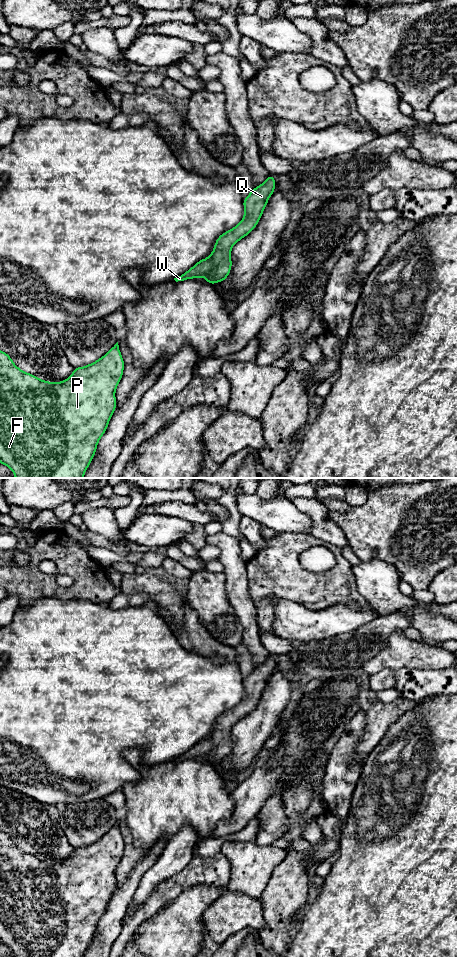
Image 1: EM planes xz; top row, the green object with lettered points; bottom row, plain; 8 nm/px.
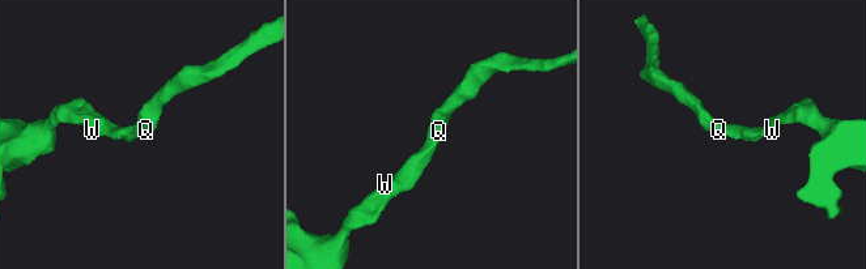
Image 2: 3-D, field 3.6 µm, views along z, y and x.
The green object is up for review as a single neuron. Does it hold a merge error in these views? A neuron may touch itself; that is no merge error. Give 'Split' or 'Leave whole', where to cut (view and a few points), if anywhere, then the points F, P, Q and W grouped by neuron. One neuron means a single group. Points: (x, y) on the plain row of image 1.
Leave whole. No split. Groups: F P Q W

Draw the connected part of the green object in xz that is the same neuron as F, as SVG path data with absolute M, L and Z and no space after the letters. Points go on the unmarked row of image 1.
M118 822L96 842L75 848L69 858L56 863L41 860L33 854L22 851L14 844L8 834L0 830L0 943L9 947L15 954L15 958L83 958L93 940L97 924L105 913L110 898L116 889L115 871L123 856L123 850L124 840Z

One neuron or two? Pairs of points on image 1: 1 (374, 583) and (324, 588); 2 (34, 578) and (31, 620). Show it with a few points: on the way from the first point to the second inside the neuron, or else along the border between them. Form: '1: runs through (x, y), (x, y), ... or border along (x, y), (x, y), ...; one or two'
1: border along (351, 566), (356, 589), (369, 605); two
2: border along (55, 597), (43, 597), (26, 607), (19, 608); two

